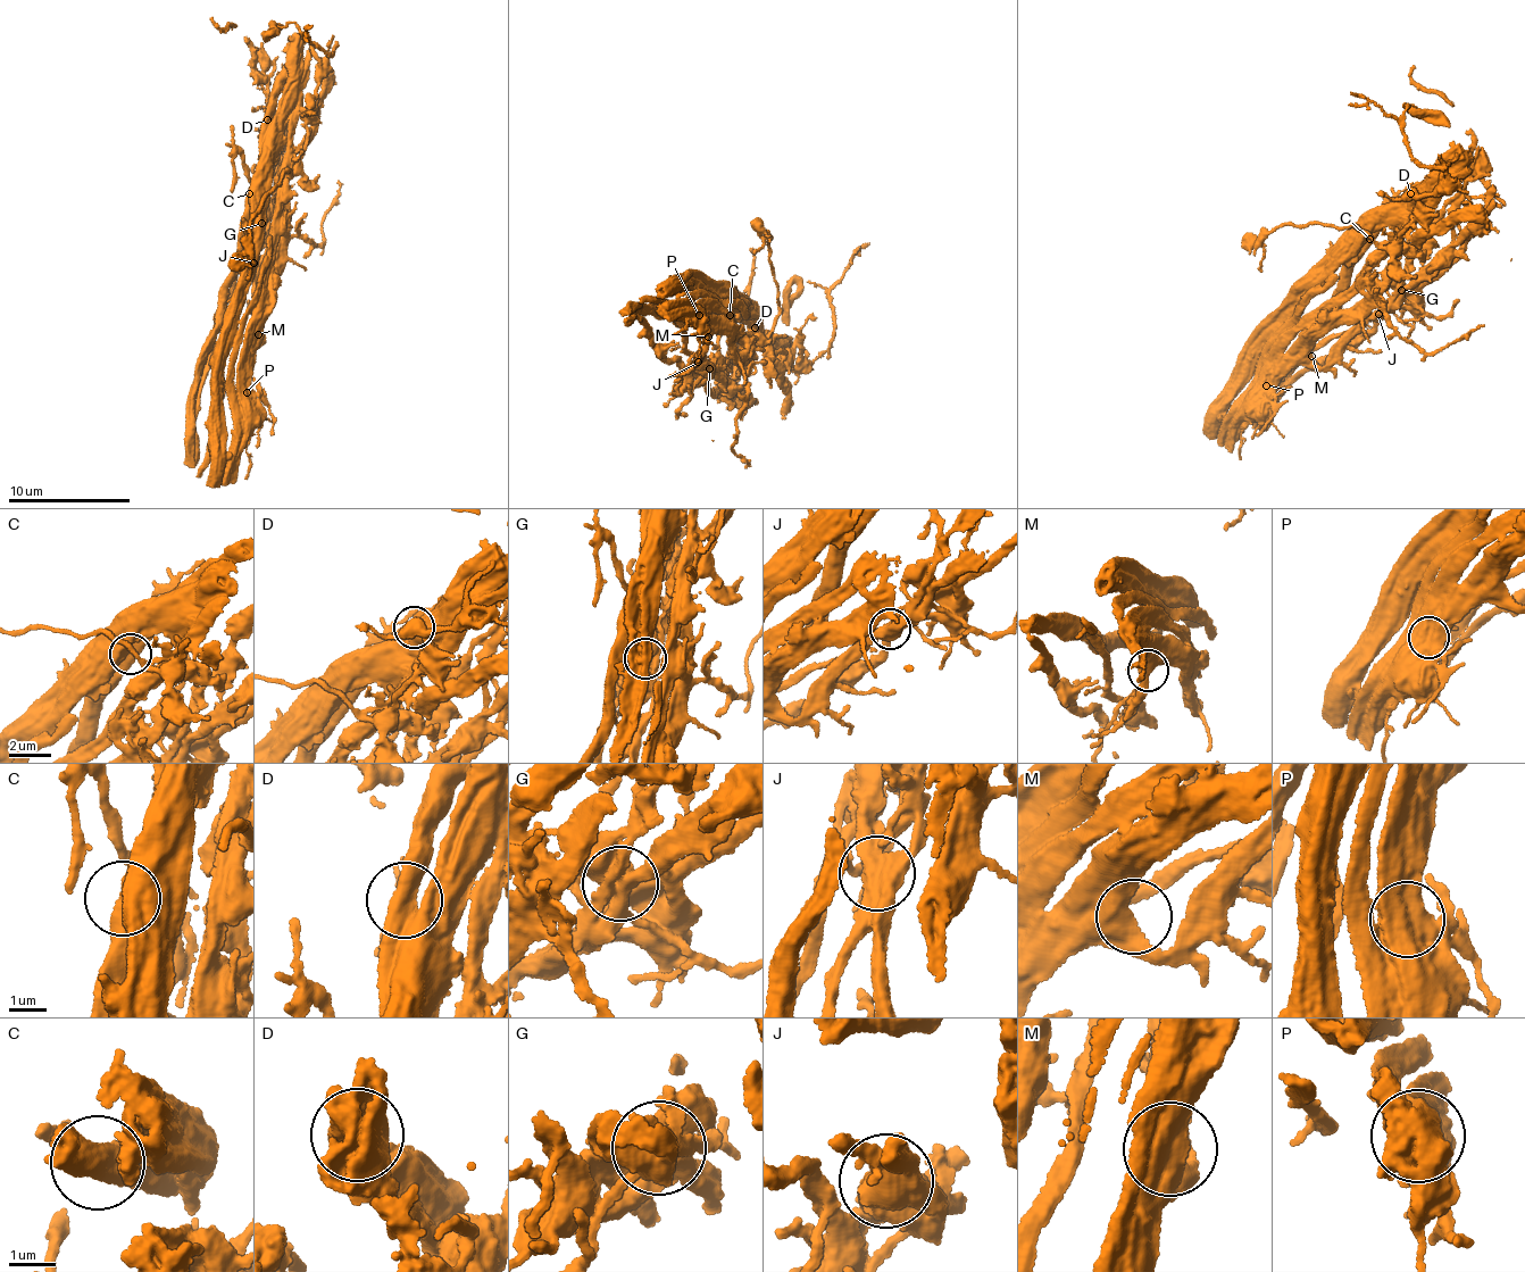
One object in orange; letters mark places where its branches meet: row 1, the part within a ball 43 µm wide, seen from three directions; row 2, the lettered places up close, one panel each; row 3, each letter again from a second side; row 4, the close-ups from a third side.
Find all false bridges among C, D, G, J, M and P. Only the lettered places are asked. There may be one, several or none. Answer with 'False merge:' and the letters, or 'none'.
False merge: G, J, P

